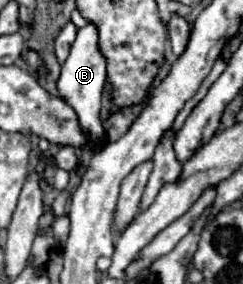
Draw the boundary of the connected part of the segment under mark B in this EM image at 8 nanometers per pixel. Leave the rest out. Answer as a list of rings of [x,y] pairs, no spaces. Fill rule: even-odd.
[[[87,23],[83,29],[79,29],[77,39],[71,45],[71,53],[69,53],[67,61],[63,63],[63,71],[61,71],[61,77],[57,83],[61,97],[75,109],[79,123],[81,123],[81,129],[83,129],[85,137],[89,139],[89,151],[83,151],[81,161],[75,169],[75,173],[79,177],[83,177],[83,173],[87,171],[93,155],[99,151],[97,145],[101,145],[101,139],[105,137],[105,129],[101,125],[101,115],[99,115],[101,93],[103,93],[105,81],[107,81],[107,59],[99,49],[99,29],[95,23]]]

